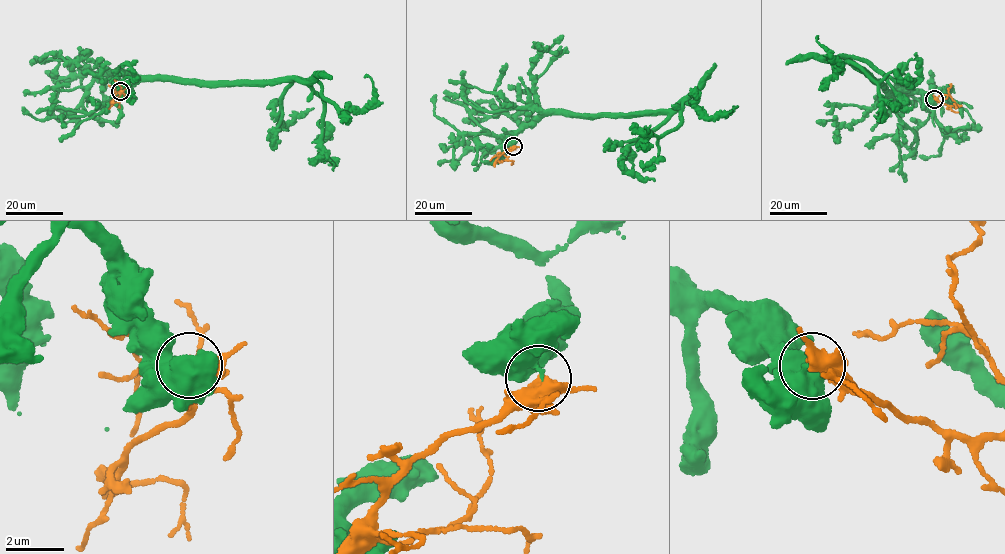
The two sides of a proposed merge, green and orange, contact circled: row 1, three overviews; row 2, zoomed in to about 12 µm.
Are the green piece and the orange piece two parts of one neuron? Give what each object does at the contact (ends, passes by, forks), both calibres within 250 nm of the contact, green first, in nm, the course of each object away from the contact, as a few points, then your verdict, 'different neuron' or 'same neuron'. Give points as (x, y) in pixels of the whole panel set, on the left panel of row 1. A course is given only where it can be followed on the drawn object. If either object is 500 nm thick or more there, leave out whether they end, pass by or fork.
green ends; orange passes by; calibres 320 and 400 nm; course green (120, 90), (108, 76), (204, 85), (297, 76), (357, 111), (373, 95), (364, 77); course orange (120, 91), (119, 96), (111, 100), (121, 89), (114, 79); different neuron

